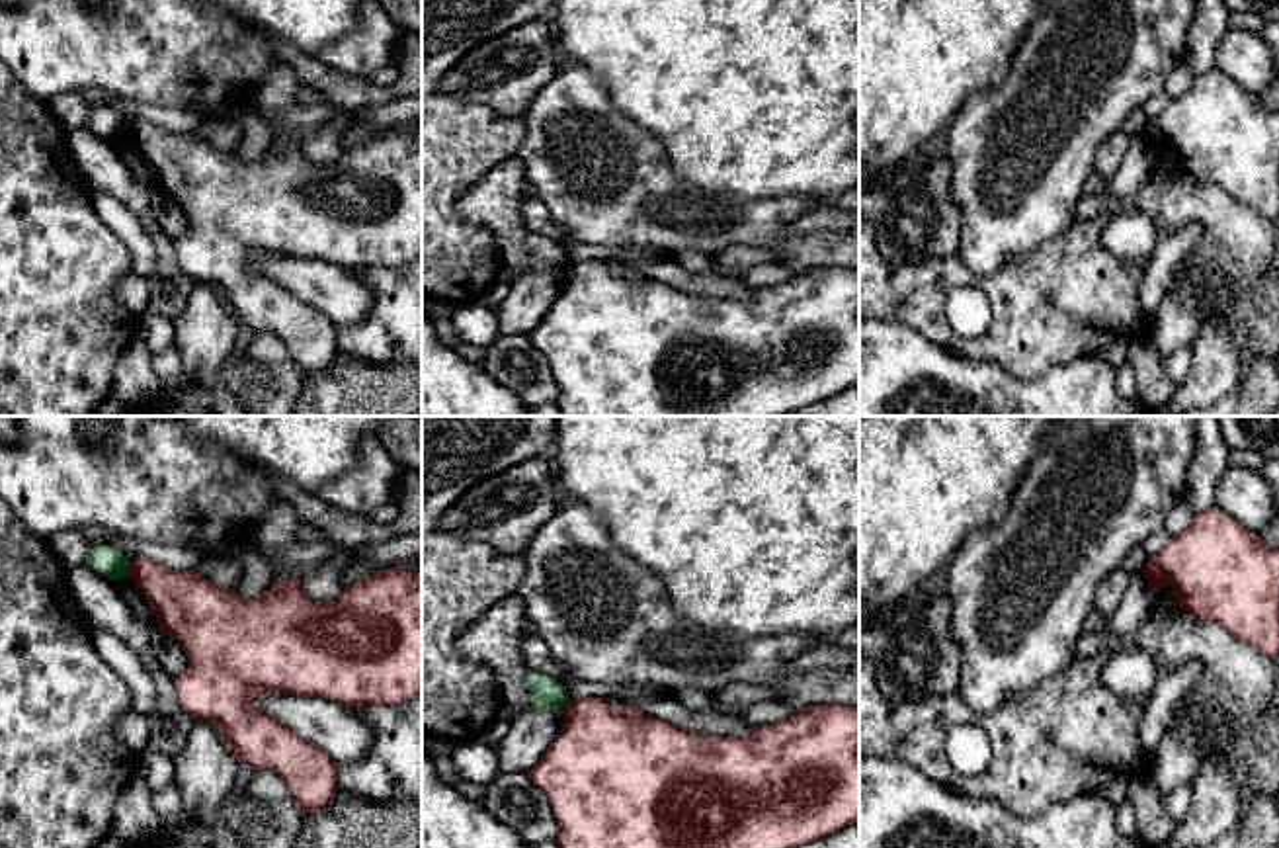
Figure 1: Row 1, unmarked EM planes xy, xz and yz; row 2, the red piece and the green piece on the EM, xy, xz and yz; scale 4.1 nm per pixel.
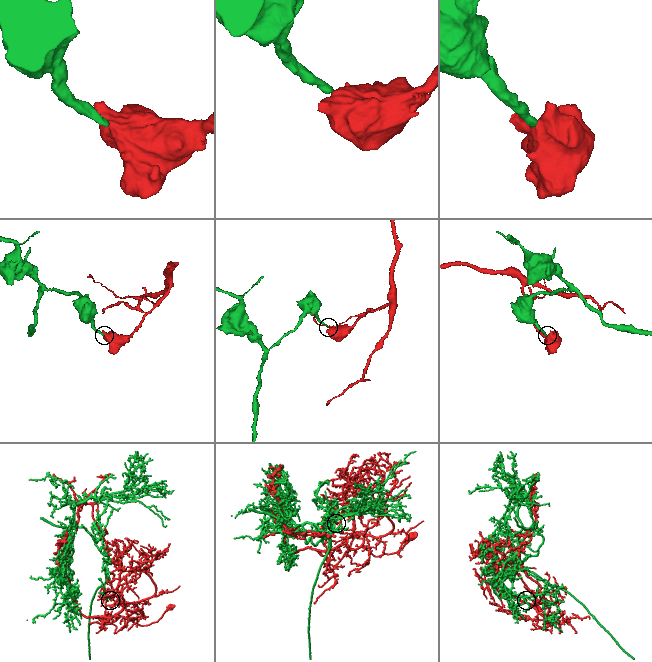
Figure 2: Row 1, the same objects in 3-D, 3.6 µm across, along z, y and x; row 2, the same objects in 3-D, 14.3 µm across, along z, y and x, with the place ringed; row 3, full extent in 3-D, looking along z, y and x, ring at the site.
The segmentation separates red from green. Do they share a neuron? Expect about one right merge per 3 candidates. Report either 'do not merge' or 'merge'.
do not merge

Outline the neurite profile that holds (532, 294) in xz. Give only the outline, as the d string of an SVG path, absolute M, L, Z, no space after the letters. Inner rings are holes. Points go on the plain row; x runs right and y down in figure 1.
M527 272L510 283L508 297L496 305L500 334L529 334L560 295L564 272Z

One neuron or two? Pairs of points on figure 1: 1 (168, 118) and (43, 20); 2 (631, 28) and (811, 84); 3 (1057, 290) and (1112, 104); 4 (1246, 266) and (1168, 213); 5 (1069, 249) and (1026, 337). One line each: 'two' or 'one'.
1: two
2: one
3: two
4: one
5: one

